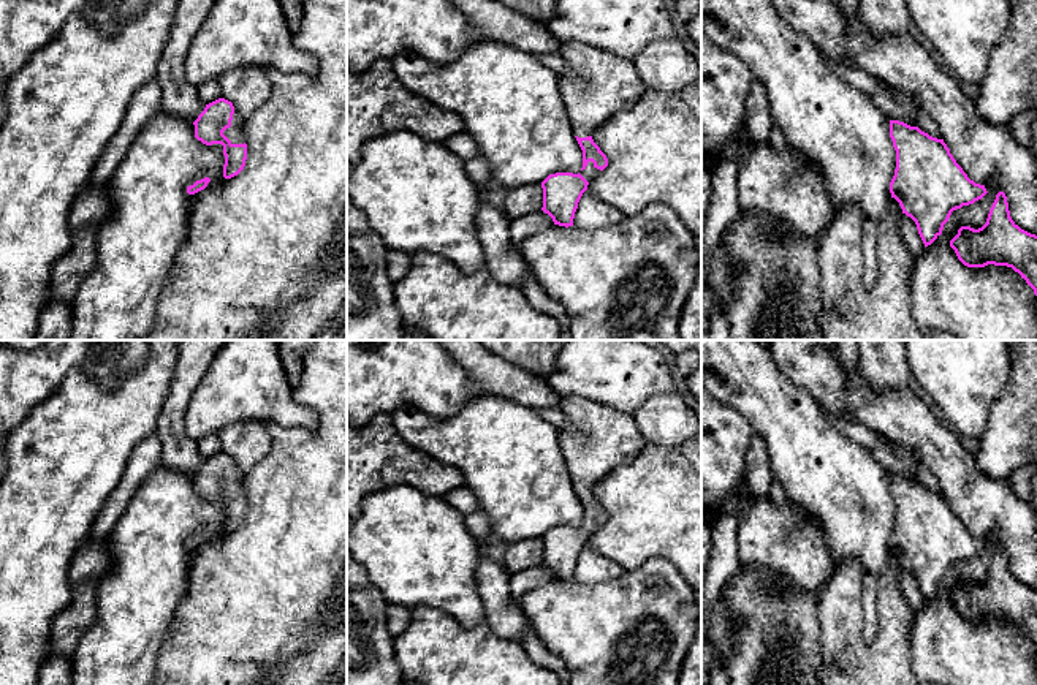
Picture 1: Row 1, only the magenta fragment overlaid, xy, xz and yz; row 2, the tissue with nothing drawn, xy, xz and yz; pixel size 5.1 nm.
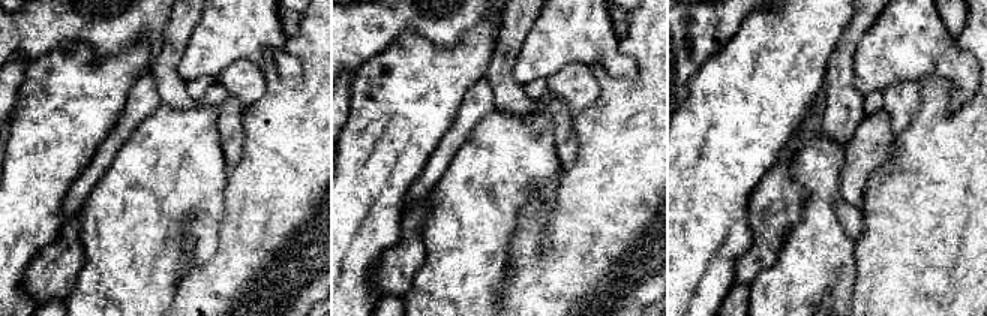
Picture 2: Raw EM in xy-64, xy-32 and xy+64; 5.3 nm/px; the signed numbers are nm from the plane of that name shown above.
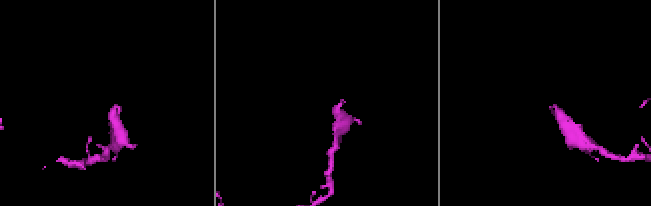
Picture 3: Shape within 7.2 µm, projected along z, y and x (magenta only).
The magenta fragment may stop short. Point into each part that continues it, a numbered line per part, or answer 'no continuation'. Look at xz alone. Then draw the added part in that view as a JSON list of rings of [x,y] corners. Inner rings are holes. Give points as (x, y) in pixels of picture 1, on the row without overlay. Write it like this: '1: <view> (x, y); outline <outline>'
1: xz (589, 527); outline [[[589,516],[587,520],[586,520],[583,525],[579,525],[579,528],[581,528],[587,536],[592,536],[595,532],[600,530],[600,527],[602,527],[602,525],[597,524],[592,516]]]

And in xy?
1: xy (235, 488); outline [[[234,465],[231,481],[223,486],[223,489],[231,495],[231,498],[244,498],[245,497],[242,479],[244,479],[242,473]]]

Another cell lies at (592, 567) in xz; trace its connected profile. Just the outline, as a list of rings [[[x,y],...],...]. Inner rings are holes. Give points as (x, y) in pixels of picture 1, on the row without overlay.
[[[584,546],[575,566],[573,581],[583,584],[608,582],[624,574],[624,570],[602,552]]]

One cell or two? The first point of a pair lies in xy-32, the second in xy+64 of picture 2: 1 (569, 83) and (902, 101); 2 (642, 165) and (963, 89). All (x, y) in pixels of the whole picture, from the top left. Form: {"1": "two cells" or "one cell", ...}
{"1": "one cell", "2": "two cells"}

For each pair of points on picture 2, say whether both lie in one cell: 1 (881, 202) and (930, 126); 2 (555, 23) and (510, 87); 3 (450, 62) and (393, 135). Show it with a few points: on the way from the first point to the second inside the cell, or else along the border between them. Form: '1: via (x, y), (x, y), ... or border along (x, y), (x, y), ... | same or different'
1: via (900, 183), (930, 153), (930, 146) | same
2: border along (522, 45), (515, 63), (515, 80), (521, 86) | different
3: via (432, 80), (396, 117) | same

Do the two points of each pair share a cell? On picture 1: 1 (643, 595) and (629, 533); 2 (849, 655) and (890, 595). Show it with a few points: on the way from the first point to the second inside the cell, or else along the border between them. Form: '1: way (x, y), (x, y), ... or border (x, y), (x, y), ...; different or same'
1: border (675, 568), (660, 557), (649, 557), (624, 571); different
2: way (868, 655), (890, 633), (890, 614); same

